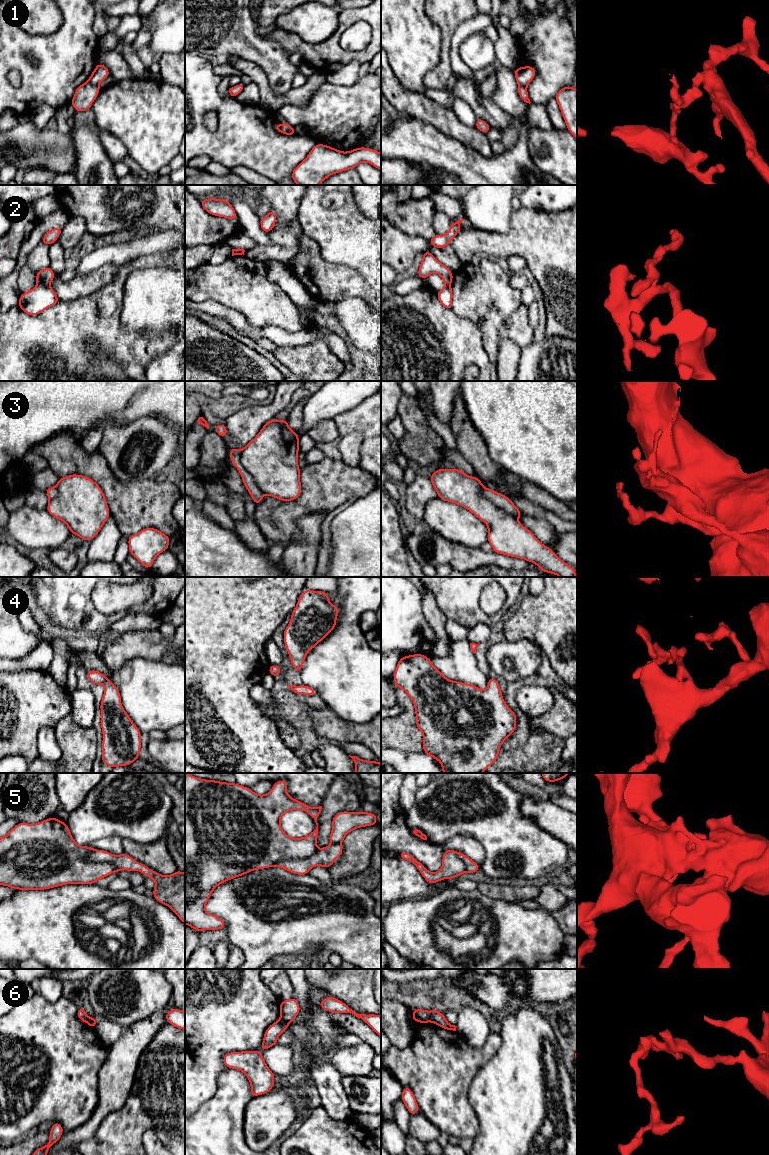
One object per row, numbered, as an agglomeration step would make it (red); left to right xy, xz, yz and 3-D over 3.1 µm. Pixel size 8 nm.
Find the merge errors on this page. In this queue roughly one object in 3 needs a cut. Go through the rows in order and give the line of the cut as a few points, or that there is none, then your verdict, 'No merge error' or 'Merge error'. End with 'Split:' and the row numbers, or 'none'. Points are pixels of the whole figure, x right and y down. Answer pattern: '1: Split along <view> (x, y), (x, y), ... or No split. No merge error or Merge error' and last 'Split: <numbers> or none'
1: Split along xy (89, 80), (98, 86). Merge error
2: Split along xy (38, 283), (48, 286). Merge error
3: No split. No merge error
4: No split. No merge error
5: No split. No merge error
6: Split along yz (428, 1012), (431, 1020). Merge error
Split: 1, 2, 6

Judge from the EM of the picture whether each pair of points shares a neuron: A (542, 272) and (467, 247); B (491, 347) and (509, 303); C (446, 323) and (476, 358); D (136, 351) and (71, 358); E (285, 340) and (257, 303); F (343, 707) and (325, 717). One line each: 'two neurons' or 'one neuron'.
A: one neuron
B: one neuron
C: one neuron
D: one neuron
E: two neurons
F: two neurons

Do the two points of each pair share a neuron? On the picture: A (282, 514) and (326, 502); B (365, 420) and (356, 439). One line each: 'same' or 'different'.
A: same
B: different

